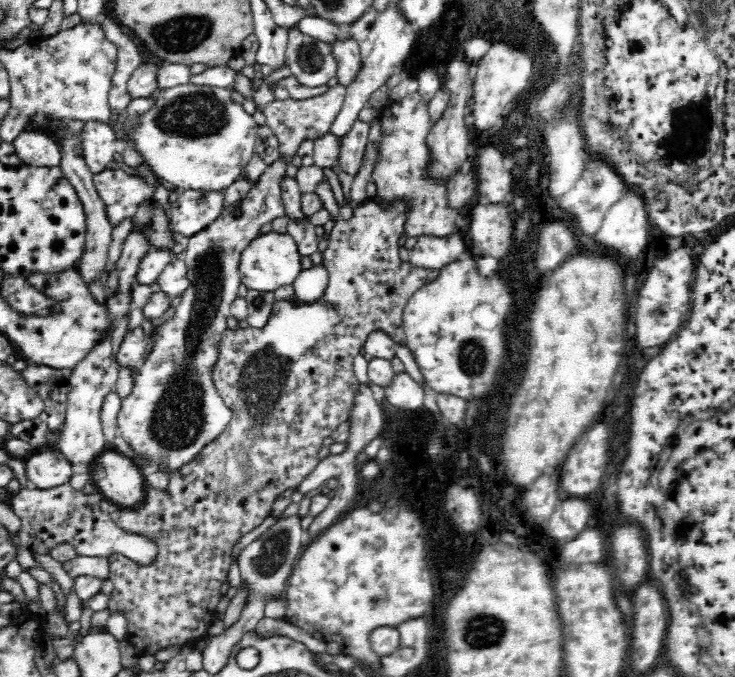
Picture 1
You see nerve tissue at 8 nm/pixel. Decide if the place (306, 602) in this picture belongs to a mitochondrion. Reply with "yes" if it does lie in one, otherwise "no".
no

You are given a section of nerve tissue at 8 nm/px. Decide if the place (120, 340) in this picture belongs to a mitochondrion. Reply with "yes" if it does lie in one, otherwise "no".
no

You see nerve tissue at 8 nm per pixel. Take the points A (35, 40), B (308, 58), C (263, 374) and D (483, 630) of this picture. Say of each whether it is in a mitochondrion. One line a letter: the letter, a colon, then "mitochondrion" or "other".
A: other
B: mitochondrion
C: mitochondrion
D: mitochondrion

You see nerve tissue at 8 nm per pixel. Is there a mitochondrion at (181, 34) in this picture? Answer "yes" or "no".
yes

